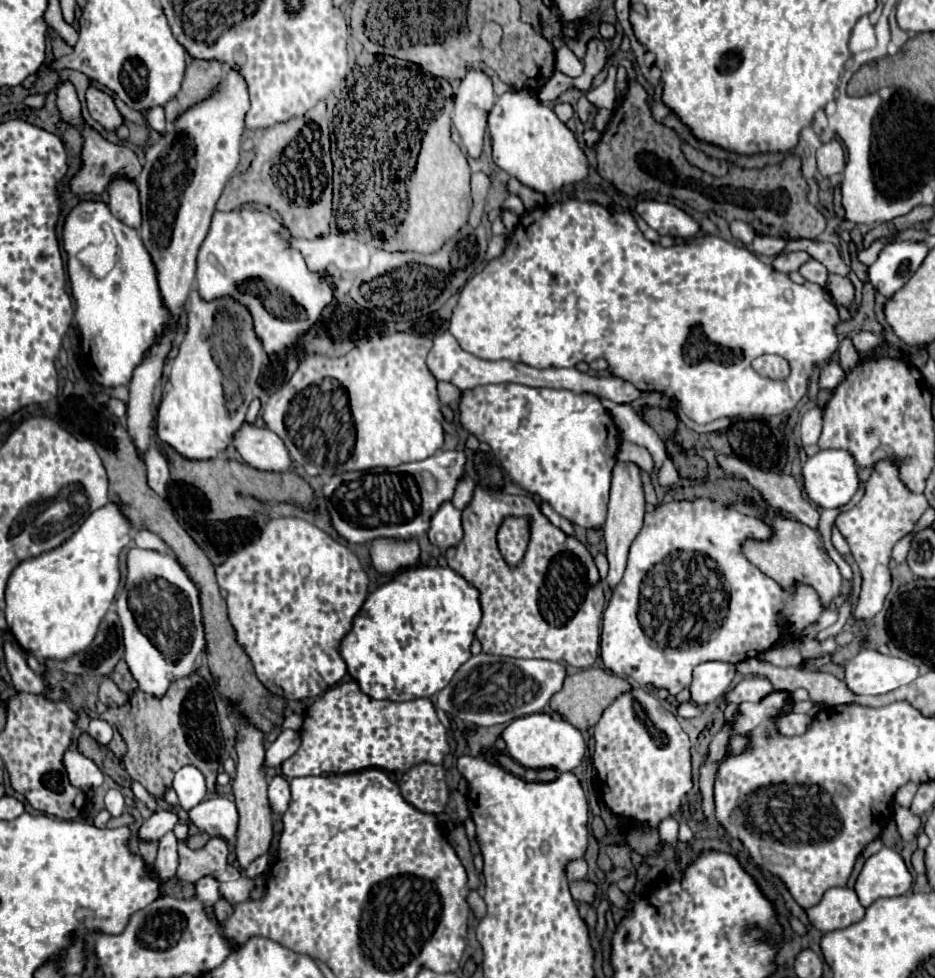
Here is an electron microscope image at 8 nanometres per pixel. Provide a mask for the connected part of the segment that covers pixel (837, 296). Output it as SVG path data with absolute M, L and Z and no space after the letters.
M830 273L824 289L828 291L828 295L832 297L832 301L836 305L844 305L846 307L854 299L854 287L852 287L852 283L846 277L840 277L840 275Z

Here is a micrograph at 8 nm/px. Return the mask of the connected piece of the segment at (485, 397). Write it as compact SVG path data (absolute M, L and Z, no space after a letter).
M484 385L464 391L460 421L492 447L510 481L534 493L580 527L600 527L606 519L618 429L612 415L590 393L534 389L526 385Z

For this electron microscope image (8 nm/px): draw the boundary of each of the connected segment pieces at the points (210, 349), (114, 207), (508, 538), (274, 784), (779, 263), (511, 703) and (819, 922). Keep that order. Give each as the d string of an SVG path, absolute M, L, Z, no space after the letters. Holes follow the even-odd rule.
M192 291L188 301L188 333L180 341L178 357L170 363L170 391L162 395L158 405L158 439L192 461L220 457L244 425L248 405L254 399L252 387L258 381L264 359L266 355L254 335L252 319L242 305L230 299L206 303L198 291Z
M118 179L112 181L108 187L110 193L110 211L114 217L118 217L122 223L126 223L128 227L140 229L142 223L142 215L140 209L140 201L138 201L138 189L136 183L126 181L126 179Z
M508 517L498 531L498 547L510 565L516 565L528 547L528 519Z
M274 775L268 785L268 799L272 805L272 811L284 813L290 803L290 783L284 775Z
M796 251L796 253L780 253L772 267L776 271L782 271L782 273L792 273L792 271L798 271L800 265L804 265L806 261L810 261L810 255L804 253L804 251Z
M488 653L472 655L456 673L456 677L438 693L436 705L450 717L490 727L510 723L516 717L544 711L550 697L562 689L566 667L544 659L504 659ZM510 663L510 665L508 665ZM530 681L530 689L526 687Z
M836 887L828 889L822 901L808 909L808 919L822 933L844 929L856 921L864 919L864 907L858 901L854 889Z

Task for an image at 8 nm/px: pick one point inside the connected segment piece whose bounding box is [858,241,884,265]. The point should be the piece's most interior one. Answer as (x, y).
(867, 256)

